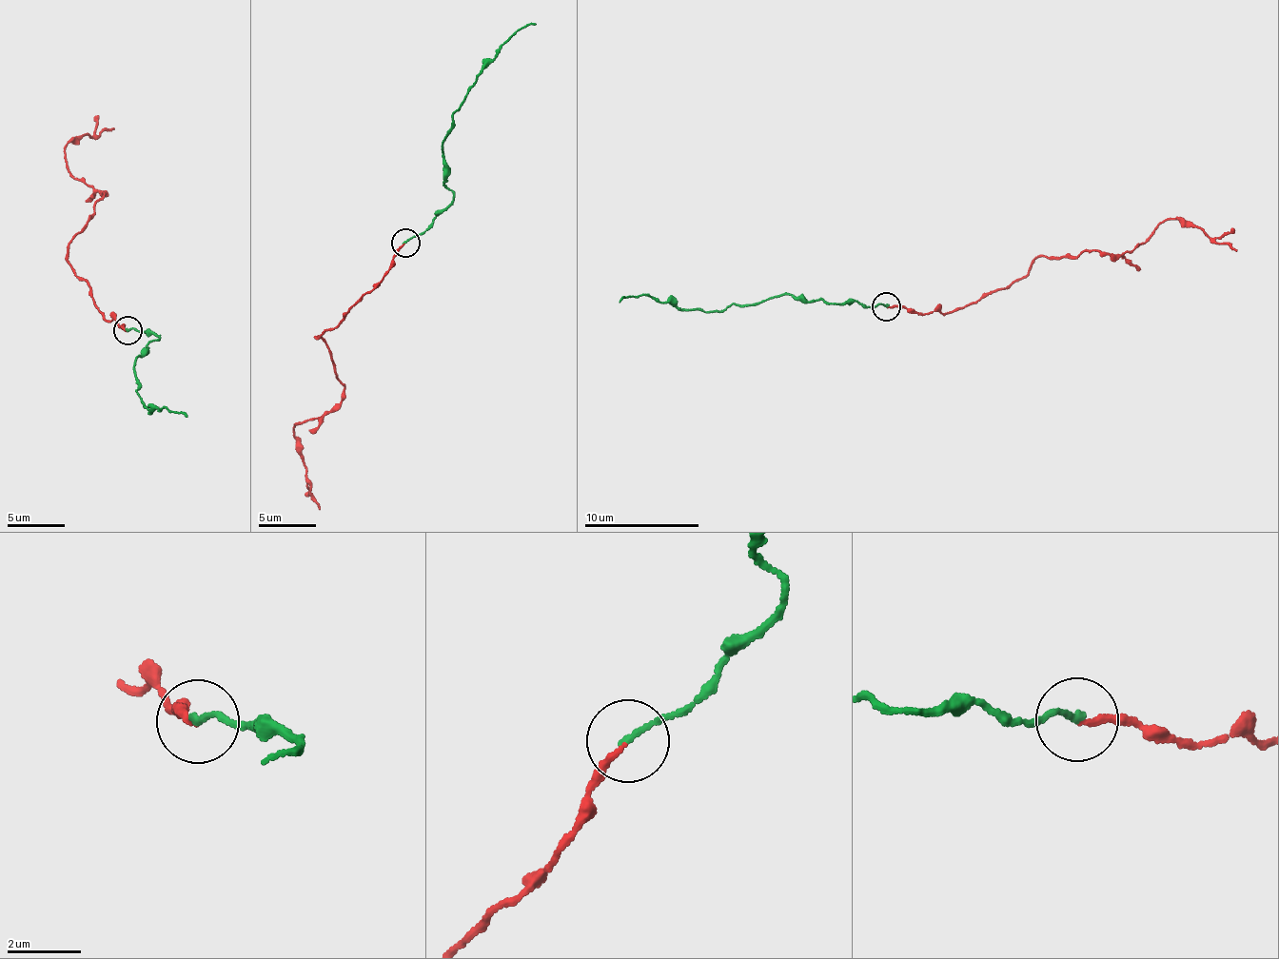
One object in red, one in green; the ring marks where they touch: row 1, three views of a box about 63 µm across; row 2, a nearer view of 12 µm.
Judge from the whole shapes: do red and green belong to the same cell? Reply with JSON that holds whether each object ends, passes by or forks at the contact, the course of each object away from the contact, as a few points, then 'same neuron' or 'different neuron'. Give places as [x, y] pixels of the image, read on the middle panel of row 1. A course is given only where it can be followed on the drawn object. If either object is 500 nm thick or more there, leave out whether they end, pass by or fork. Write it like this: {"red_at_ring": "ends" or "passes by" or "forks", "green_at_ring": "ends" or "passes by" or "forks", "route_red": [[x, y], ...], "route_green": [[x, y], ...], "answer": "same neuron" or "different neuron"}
{"red_at_ring": "ends", "green_at_ring": "ends", "route_red": [[405, 244], [393, 267], [317, 339], [328, 343], [344, 396], [292, 430], [309, 498], [320, 511]], "route_green": [[405, 244], [452, 201], [442, 179], [442, 141], [477, 72], [508, 40], [528, 25], [536, 24]], "answer": "different neuron"}

